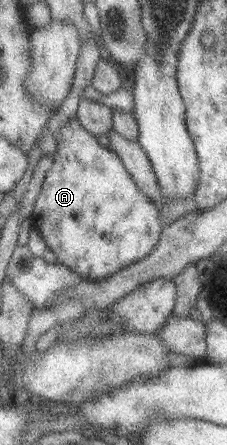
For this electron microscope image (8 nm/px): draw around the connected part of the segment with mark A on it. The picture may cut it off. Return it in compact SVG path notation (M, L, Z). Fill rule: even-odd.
M75 118L60 126L53 136L56 141L53 161L42 178L29 218L48 250L56 257L55 262L68 268L72 274L82 276L83 280L99 280L148 256L161 234L159 207L163 201L150 201L150 197L144 196L128 176L118 156L108 146L101 147L95 136L88 134Z

